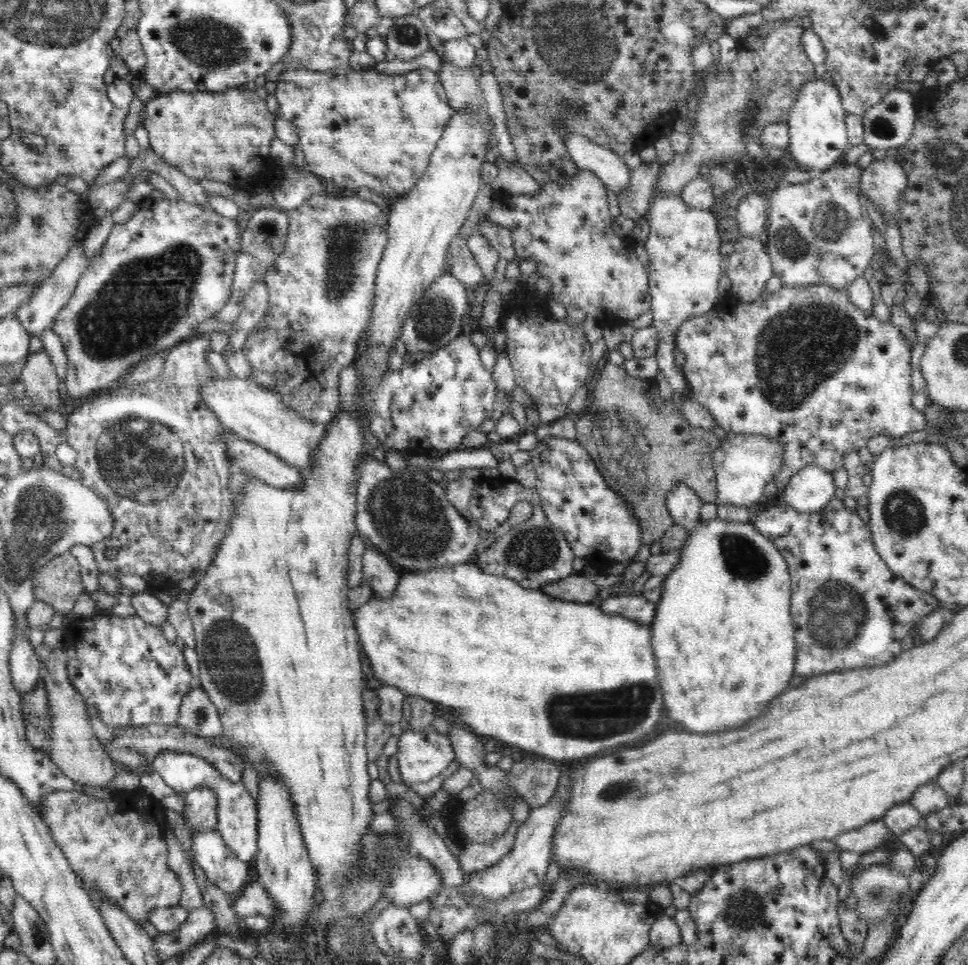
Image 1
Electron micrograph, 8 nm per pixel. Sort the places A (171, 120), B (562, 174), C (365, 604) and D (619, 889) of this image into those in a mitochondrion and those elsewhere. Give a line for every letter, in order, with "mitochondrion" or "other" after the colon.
A: other
B: other
C: other
D: other

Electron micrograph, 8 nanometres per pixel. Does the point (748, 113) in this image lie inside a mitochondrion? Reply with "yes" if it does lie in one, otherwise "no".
yes

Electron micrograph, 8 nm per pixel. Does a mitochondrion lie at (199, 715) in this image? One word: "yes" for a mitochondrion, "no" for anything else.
yes

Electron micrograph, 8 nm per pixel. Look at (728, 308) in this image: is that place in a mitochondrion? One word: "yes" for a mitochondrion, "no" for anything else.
no

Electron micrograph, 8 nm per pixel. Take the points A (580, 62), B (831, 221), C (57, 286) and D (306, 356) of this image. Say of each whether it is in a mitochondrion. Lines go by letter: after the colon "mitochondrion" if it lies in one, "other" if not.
A: mitochondrion
B: mitochondrion
C: other
D: other

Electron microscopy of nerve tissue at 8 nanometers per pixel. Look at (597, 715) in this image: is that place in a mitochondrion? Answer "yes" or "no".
yes

